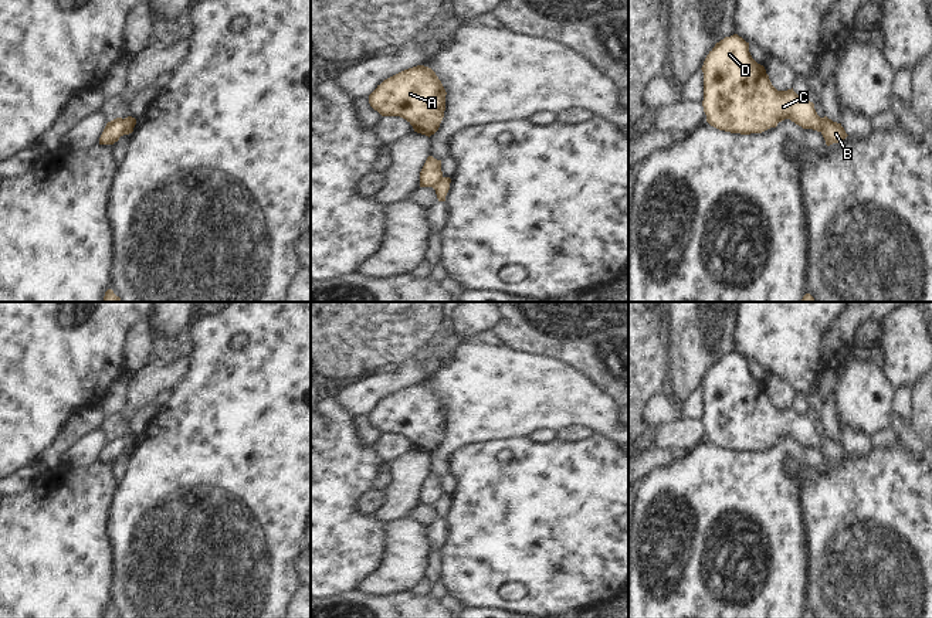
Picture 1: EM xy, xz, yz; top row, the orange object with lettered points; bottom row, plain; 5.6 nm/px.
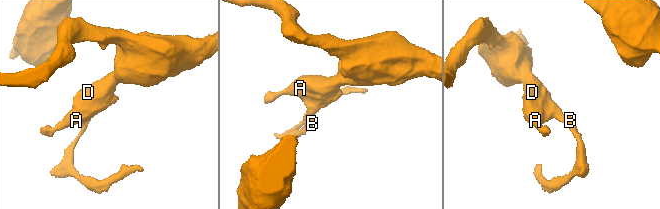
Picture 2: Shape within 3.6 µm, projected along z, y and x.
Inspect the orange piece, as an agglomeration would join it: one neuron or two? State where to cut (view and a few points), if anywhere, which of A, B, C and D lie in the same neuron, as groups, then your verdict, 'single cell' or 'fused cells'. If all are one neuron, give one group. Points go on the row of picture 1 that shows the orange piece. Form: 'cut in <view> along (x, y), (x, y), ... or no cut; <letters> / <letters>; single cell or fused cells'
cut in xy along (125, 119), (125, 131), (122, 133); A C D / B; fused cells

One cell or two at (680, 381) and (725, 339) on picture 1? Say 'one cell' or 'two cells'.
one cell

